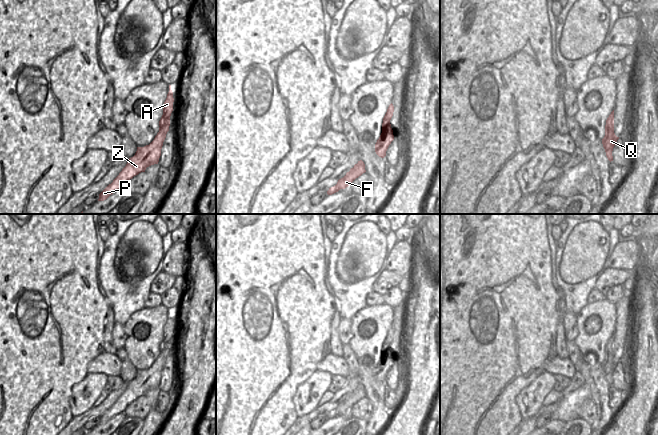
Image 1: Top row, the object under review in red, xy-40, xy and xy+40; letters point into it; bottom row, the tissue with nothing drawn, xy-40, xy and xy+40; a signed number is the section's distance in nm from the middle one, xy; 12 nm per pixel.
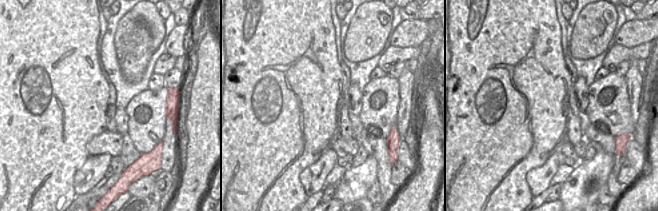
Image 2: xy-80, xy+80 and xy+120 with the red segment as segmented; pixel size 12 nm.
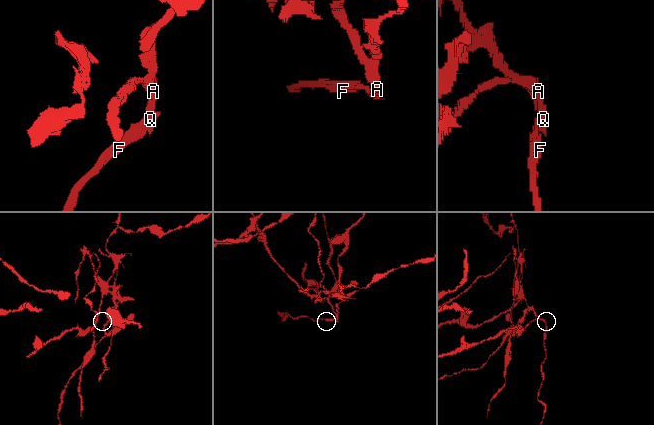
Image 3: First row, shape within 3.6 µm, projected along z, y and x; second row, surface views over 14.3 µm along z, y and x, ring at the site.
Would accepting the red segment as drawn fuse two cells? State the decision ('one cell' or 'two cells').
two cells

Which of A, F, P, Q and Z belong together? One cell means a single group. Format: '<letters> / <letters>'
A / F P Q Z

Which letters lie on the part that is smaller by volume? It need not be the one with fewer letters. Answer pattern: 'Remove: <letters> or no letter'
Remove: F, P, Q, Z

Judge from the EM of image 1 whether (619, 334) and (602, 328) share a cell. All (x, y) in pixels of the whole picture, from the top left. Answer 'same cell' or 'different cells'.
different cells

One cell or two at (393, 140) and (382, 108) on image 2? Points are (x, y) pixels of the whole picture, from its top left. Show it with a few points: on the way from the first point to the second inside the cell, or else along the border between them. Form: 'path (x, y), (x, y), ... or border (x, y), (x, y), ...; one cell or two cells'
border (398, 108), (398, 116), (386, 139); two cells

